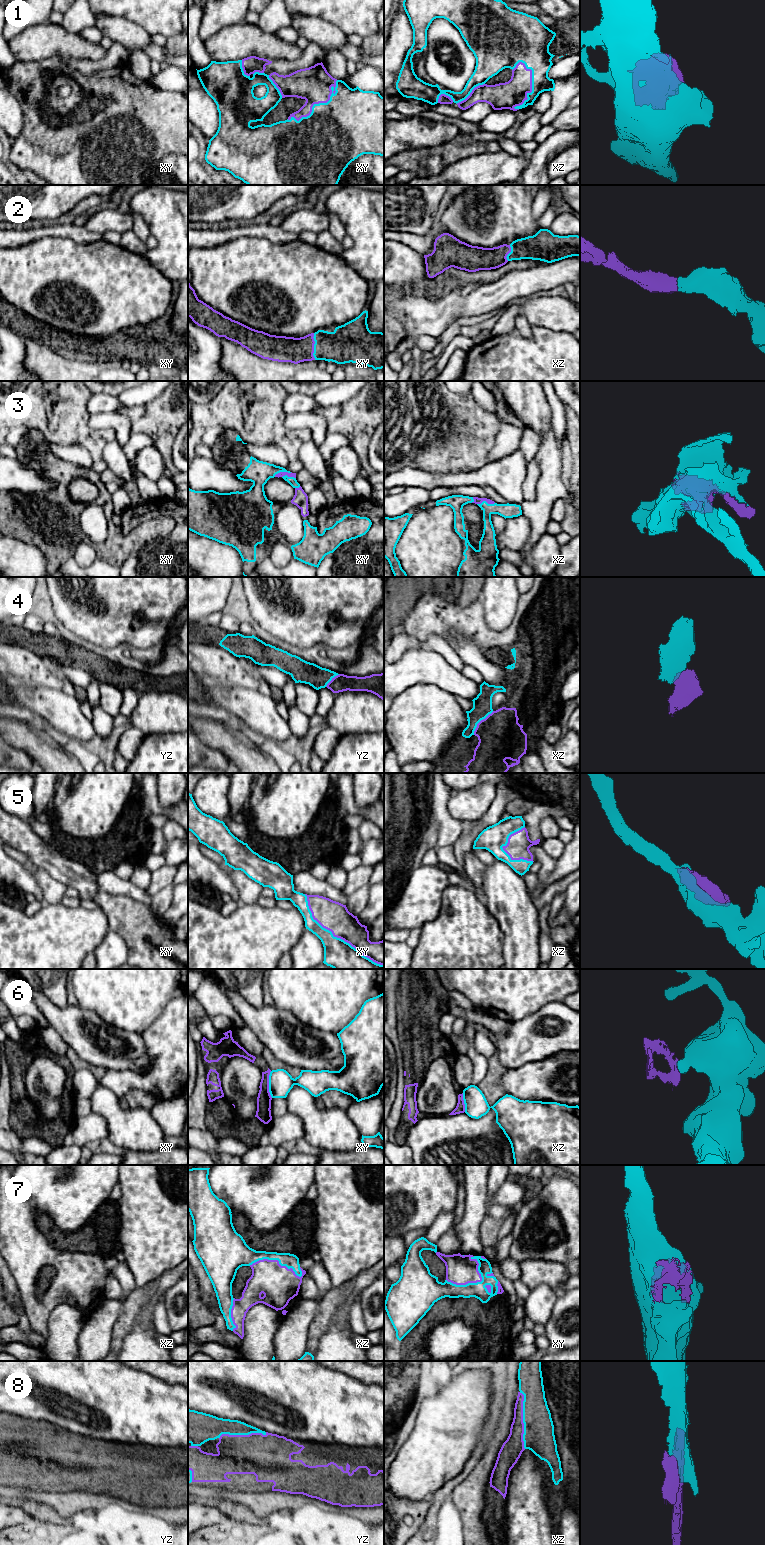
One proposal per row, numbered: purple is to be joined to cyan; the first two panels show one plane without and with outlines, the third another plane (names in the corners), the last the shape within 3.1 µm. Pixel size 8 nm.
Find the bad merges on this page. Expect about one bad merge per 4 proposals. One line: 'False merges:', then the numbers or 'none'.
False merges: 6

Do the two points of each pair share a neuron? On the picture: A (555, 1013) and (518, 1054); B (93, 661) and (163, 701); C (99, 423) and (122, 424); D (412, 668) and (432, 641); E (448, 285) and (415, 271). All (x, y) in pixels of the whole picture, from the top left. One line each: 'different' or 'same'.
A: same
B: different
C: same
D: different
E: same

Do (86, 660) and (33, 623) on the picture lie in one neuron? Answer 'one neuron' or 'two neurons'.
two neurons

